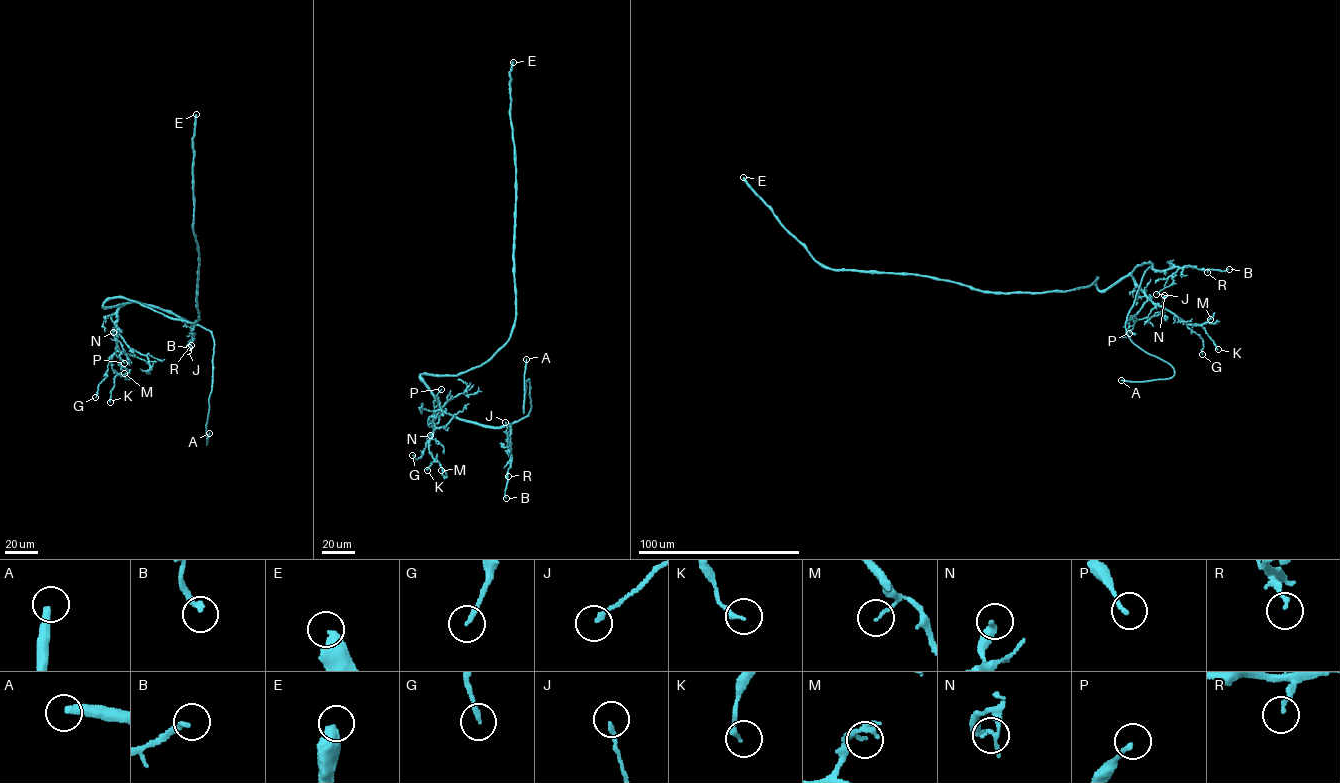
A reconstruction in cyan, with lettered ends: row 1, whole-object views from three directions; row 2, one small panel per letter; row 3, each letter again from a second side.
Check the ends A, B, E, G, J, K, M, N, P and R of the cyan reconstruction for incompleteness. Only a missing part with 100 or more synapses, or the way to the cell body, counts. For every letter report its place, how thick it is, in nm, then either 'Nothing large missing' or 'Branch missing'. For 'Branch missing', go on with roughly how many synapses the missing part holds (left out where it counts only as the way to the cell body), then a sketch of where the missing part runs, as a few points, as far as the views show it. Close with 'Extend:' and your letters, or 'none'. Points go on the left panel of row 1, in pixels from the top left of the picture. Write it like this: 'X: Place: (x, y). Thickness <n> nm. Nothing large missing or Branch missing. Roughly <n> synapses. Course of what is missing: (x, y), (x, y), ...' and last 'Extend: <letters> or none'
A: Place: (209, 433). Thickness 360 nm. Branch missing
B: Place: (189, 347). Thickness 220 nm. Nothing large missing
E: Place: (196, 114). Thickness 500 nm. Branch missing. Roughly 700 synapses
G: Place: (95, 397). Thickness 190 nm. Nothing large missing
J: Place: (188, 351). Thickness 150 nm. Nothing large missing
K: Place: (110, 402). Thickness 160 nm. Nothing large missing
M: Place: (124, 373). Thickness 100 nm. Nothing large missing
N: Place: (113, 332). Thickness 360 nm. Nothing large missing
P: Place: (124, 363). Thickness 170 nm. Nothing large missing
R: Place: (191, 345). Thickness 160 nm. Nothing large missing
Extend: A, E

